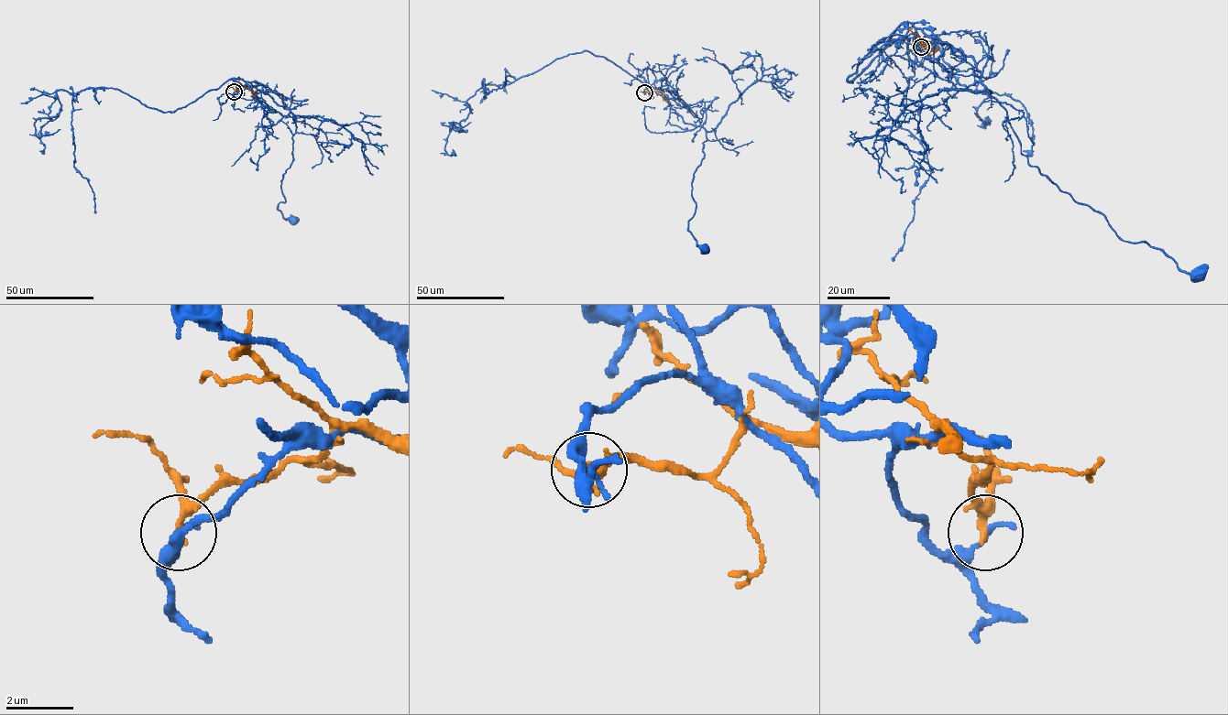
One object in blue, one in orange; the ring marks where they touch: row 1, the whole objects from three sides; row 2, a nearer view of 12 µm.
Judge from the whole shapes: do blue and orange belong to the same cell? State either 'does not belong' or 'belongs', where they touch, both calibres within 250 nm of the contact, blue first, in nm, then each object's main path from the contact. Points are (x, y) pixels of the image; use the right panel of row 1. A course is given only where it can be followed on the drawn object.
does not belong; place (921, 47); calibres 200 and 240 nm; course blue (921, 47), (913, 40), (930, 36), (970, 56), (1029, 165), (1101, 211), (1122, 239), (1146, 242), (1199, 274); course orange (921, 47), (922, 40), (917, 37), (931, 54), (937, 47)

